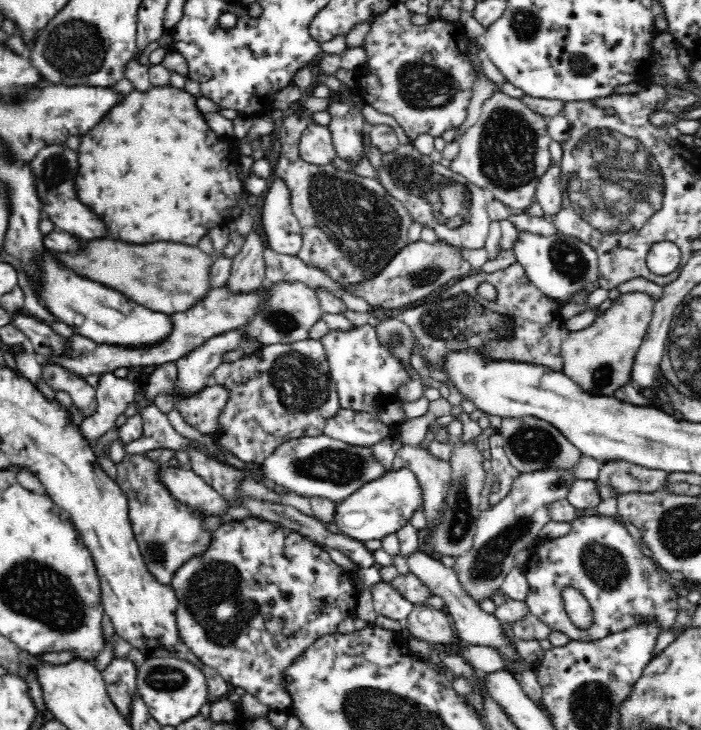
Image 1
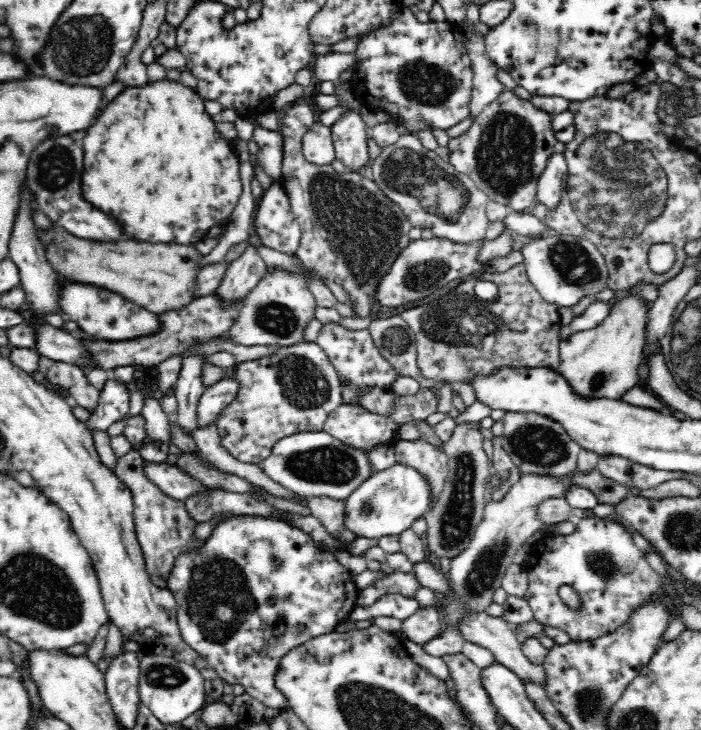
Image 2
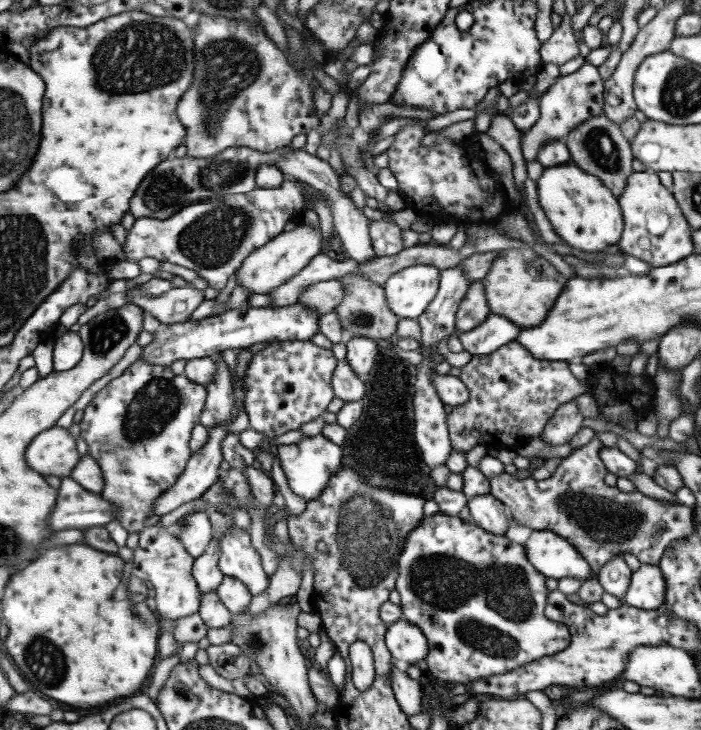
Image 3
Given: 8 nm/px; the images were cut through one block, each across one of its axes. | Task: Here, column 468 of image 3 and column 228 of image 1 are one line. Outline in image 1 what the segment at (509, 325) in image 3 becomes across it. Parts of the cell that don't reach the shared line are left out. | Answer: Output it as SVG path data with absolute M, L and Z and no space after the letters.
M242 330L224 332L224 334L218 334L210 340L206 340L202 346L188 352L180 360L176 360L174 362L178 366L176 392L184 398L184 396L192 396L192 394L204 390L210 384L214 370L220 364L224 364L222 362L224 354L238 350L244 344L246 344L246 340L244 340Z

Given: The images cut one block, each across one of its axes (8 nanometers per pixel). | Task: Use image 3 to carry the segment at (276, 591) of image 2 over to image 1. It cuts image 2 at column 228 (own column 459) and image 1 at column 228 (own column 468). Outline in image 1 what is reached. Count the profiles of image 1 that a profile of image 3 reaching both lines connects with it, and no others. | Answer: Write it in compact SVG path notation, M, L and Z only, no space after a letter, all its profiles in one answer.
M250 518L244 522L222 524L212 534L210 548L182 566L172 580L178 598L176 618L180 638L200 662L216 668L232 688L244 688L264 706L270 706L274 714L290 714L292 698L282 684L284 672L318 640L336 634L338 624L346 616L356 618L360 596L356 590L356 578L352 572L332 562L330 554L316 542L282 528L282 524Z

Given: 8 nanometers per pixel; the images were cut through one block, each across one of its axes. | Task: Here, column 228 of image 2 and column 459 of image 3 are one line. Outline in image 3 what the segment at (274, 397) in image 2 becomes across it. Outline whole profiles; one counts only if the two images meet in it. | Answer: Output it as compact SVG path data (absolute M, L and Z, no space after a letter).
M515 340L497 348L491 354L485 356L471 356L471 360L461 368L459 378L467 386L469 400L461 406L455 406L447 416L447 428L449 428L449 440L451 448L457 452L467 454L475 446L485 446L487 450L517 450L519 446L543 436L545 424L551 420L553 412L561 406L571 402L575 396L591 392L589 384L591 378L581 384L571 376L569 364L561 360L537 360L531 356L529 350L521 348Z

